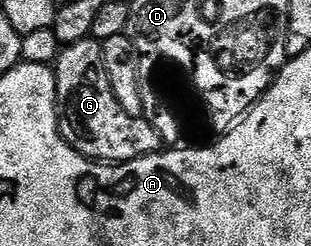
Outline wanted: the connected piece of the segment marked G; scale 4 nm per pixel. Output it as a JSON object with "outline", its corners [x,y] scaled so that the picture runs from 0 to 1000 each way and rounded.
{"outline":[[[293,154],[238,171],[190,199],[193,232],[174,256],[180,301],[180,435],[193,459],[193,541],[199,561],[238,610],[251,610],[280,650],[402,667],[460,634],[492,634],[518,614],[521,553],[460,467],[421,472],[402,427],[370,390],[344,276],[331,260],[325,167]]]}

